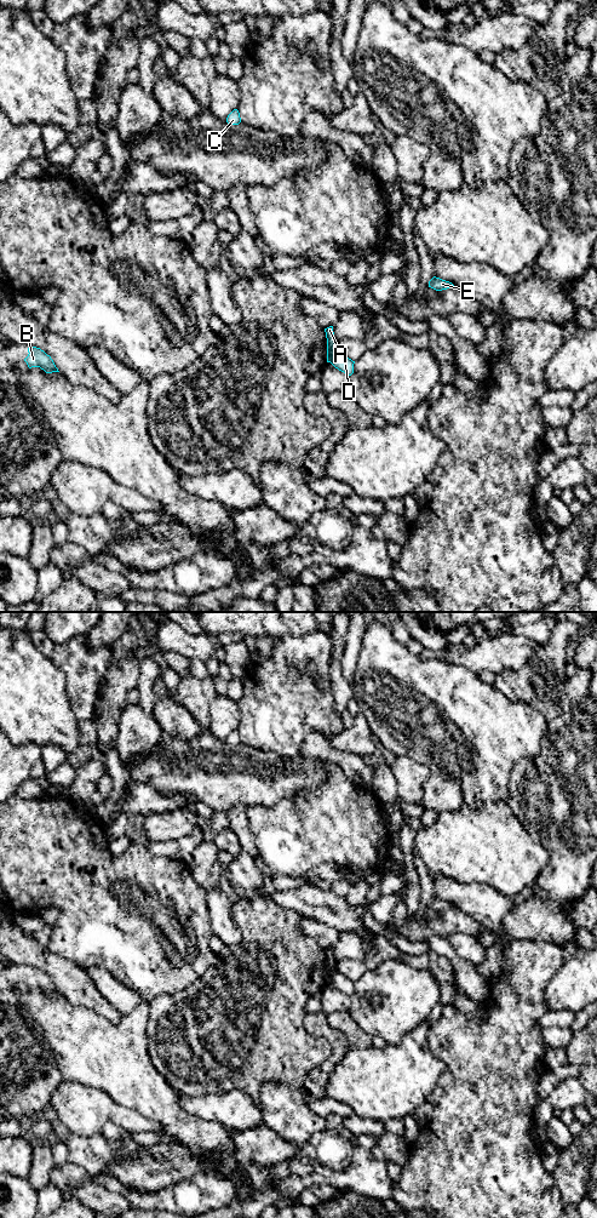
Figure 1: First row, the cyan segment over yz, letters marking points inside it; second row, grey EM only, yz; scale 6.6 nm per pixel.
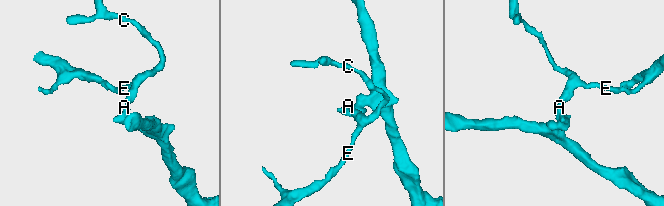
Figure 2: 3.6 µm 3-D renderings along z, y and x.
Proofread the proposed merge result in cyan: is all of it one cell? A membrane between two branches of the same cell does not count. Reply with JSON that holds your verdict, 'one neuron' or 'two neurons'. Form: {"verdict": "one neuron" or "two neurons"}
{"verdict": "two neurons"}

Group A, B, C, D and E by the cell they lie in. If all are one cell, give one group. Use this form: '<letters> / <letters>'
A C E / B D

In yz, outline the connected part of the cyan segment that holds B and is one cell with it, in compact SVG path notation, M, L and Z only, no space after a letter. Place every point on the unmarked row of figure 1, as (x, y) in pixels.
M36 967L28 968L28 977L24 979L28 988L40 988L46 994L59 993L53 980L44 971Z

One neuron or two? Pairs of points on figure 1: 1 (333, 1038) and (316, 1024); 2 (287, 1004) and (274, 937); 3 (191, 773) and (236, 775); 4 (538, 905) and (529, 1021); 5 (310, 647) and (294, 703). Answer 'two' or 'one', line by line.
1: one
2: one
3: one
4: two
5: one

